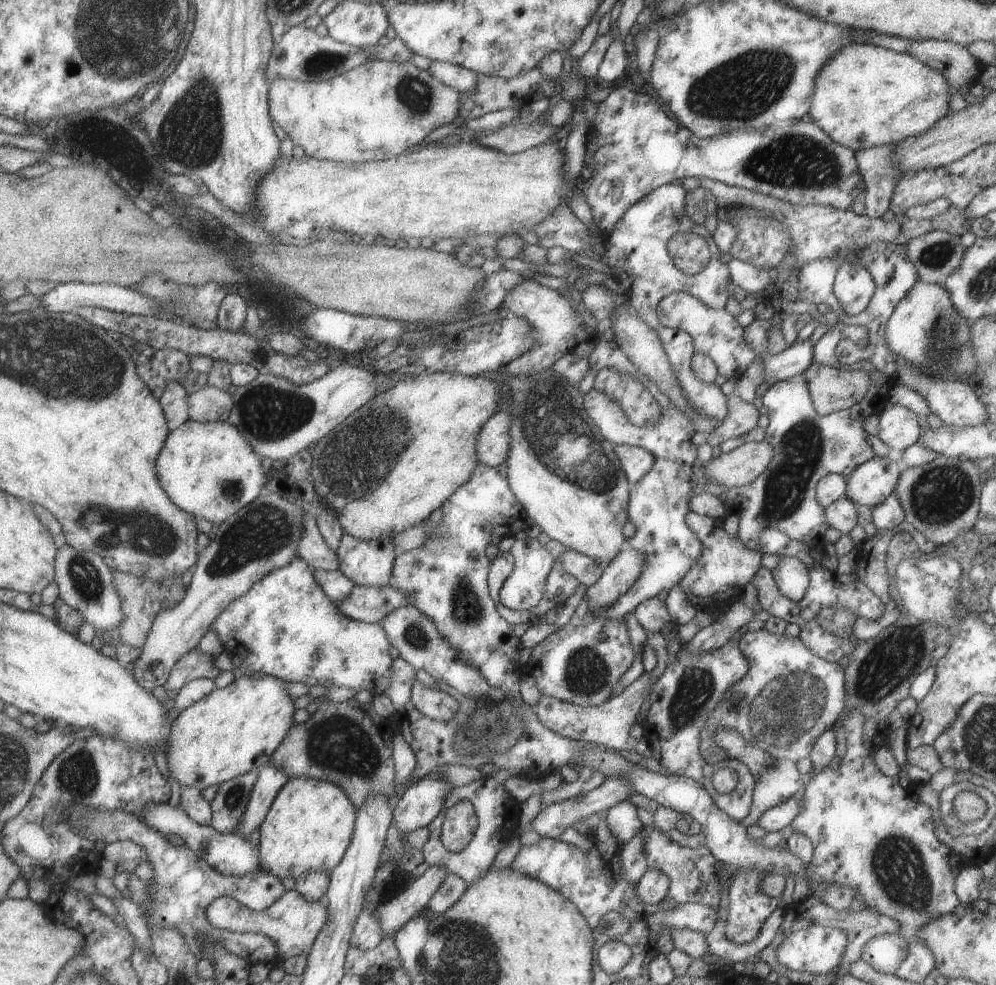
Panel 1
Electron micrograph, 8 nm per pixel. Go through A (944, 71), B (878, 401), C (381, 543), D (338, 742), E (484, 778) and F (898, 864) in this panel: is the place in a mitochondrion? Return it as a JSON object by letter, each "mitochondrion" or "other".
{"A":"other","B":"other","C":"other","D":"mitochondrion","E":"other","F":"mitochondrion"}

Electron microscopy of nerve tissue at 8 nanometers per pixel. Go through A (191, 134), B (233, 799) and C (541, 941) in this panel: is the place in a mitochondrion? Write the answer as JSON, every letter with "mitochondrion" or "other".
{"A":"mitochondrion","B":"mitochondrion","C":"other"}

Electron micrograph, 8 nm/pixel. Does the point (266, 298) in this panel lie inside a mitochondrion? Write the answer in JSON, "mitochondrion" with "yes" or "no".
{"mitochondrion":"no"}

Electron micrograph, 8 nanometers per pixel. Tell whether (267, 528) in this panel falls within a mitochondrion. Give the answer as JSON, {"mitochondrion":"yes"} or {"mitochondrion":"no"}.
{"mitochondrion":"yes"}

